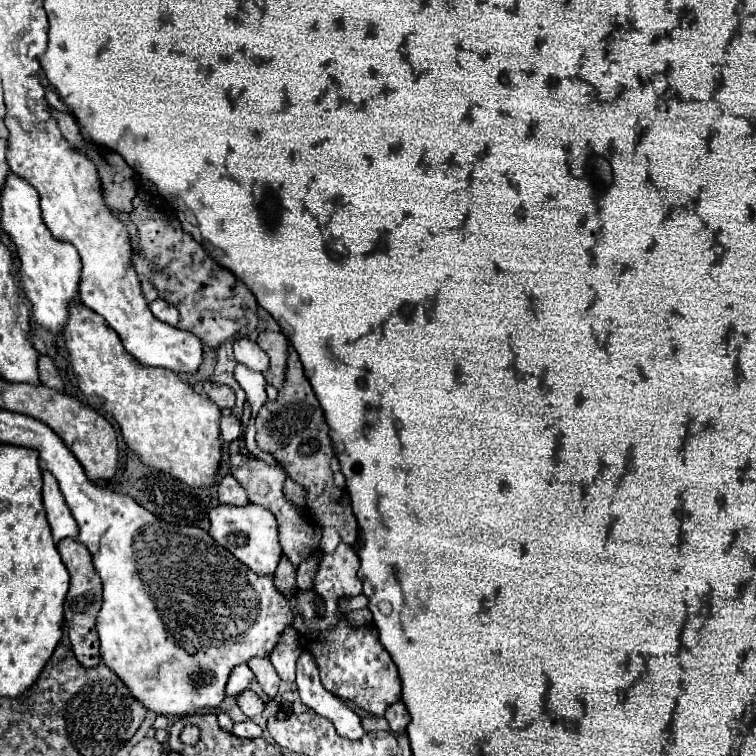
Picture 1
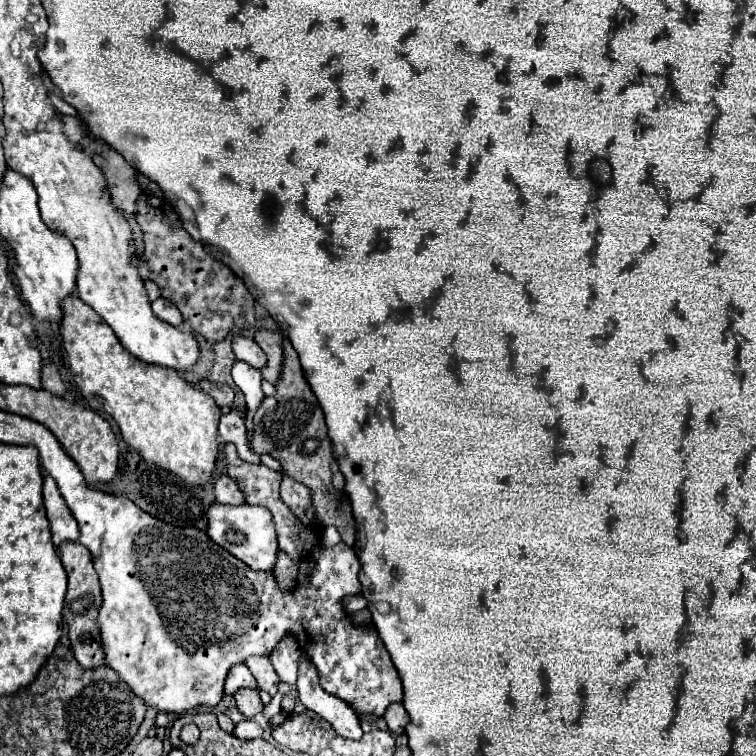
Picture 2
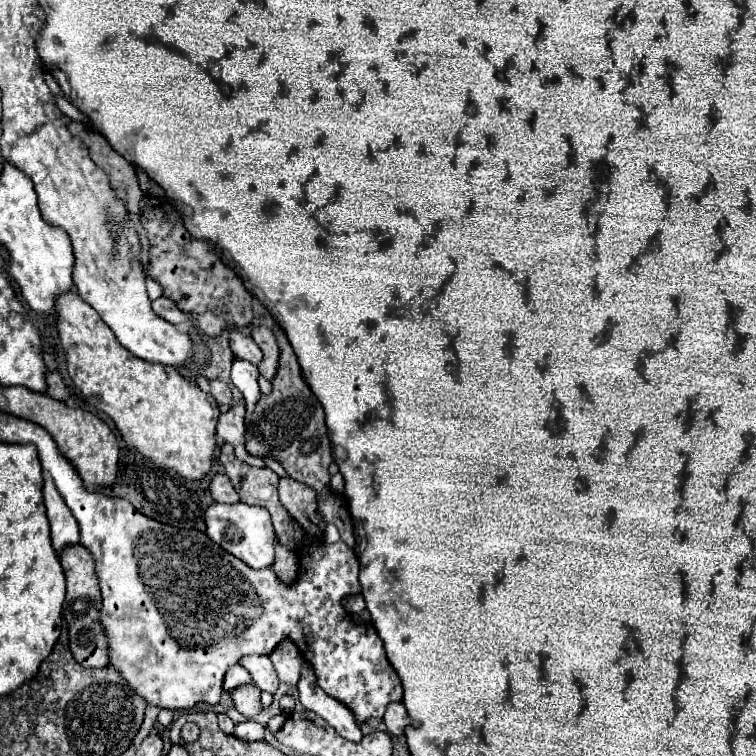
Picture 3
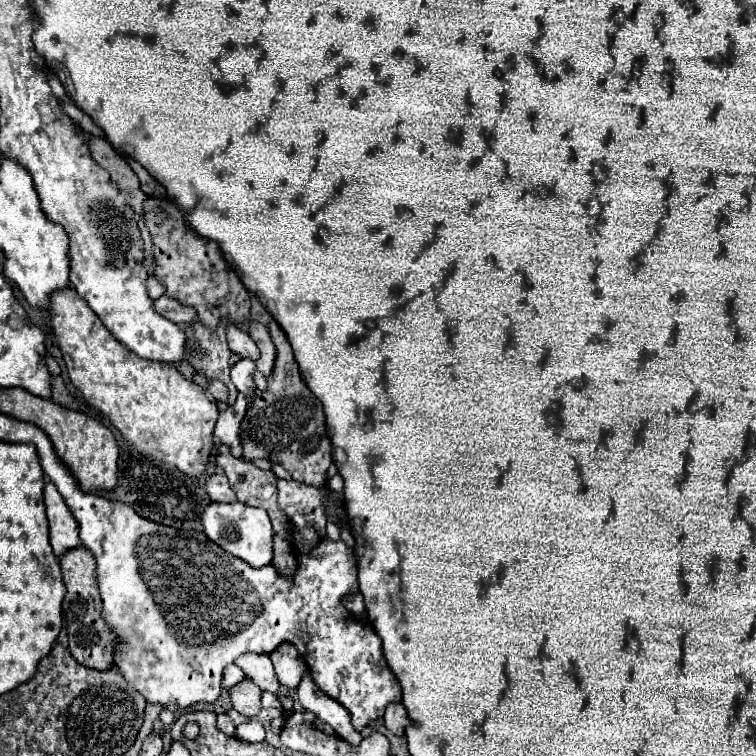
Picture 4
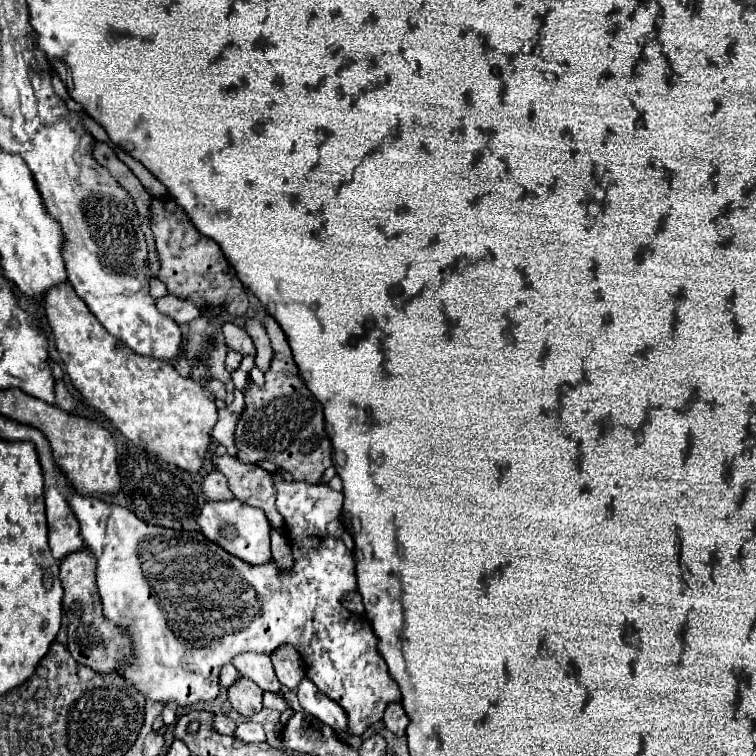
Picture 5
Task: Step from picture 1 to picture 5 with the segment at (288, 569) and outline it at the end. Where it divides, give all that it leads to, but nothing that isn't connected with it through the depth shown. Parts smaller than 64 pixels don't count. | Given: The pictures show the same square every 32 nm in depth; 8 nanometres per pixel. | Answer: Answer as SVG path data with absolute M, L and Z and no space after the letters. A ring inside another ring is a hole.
M272 526L272 532L270 532L270 544L272 544L272 558L274 562L280 566L280 568L290 568L292 566L292 552L290 552L290 542L288 538L278 532L274 526Z

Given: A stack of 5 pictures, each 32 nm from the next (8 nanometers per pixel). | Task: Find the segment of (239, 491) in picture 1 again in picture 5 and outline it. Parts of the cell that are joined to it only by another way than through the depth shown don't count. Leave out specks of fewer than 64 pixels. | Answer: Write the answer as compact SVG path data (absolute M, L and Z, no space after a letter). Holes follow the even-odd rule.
M210 472L202 480L202 492L208 500L232 500L232 492L222 472Z

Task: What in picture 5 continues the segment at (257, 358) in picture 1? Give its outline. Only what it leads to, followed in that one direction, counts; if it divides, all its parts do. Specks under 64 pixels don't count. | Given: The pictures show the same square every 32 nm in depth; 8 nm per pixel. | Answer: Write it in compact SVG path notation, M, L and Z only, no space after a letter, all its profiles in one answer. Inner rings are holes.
M224 322L222 324L222 334L224 334L224 340L226 340L226 346L240 352L240 354L254 354L256 348L250 340L250 336L246 334L244 328L236 326L234 322Z

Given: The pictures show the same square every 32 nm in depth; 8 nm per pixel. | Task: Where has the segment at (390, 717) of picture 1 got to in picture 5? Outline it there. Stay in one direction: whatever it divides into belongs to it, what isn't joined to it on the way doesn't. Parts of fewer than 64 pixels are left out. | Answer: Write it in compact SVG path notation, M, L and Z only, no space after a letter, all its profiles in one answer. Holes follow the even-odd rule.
M388 704L382 720L390 732L394 732L396 736L404 736L406 726L408 726L408 716L406 716L402 704Z

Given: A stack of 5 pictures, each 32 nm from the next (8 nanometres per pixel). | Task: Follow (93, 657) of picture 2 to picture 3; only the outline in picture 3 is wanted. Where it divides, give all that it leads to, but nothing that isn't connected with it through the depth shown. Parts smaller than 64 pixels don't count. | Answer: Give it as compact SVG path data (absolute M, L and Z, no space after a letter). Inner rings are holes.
M82 546L64 548L60 554L60 564L66 578L66 600L62 616L68 622L68 636L70 636L70 652L78 664L84 668L106 668L108 666L108 640L104 636L104 626L100 624L100 608L102 596L98 588L98 576L94 572L94 558Z

